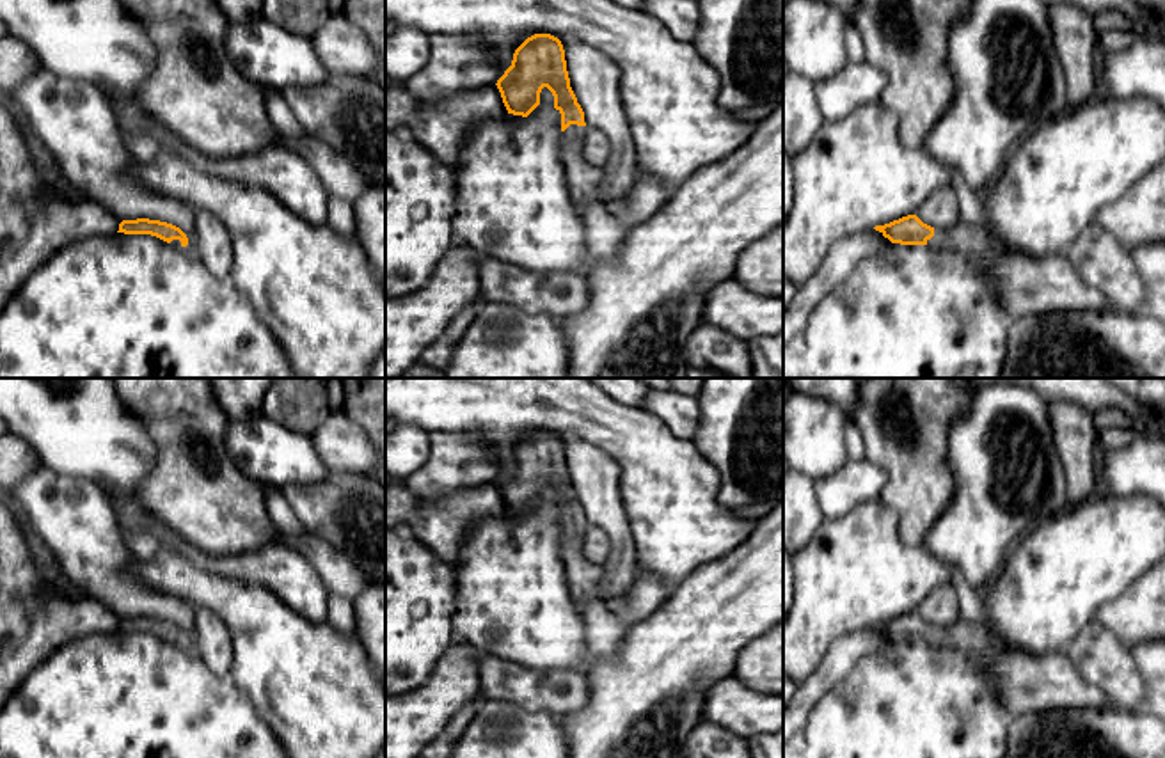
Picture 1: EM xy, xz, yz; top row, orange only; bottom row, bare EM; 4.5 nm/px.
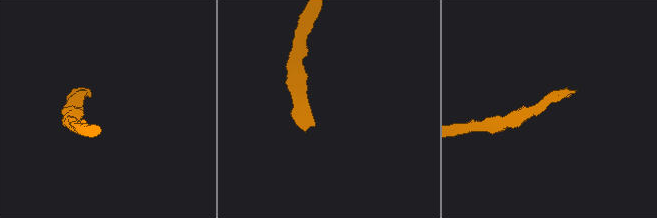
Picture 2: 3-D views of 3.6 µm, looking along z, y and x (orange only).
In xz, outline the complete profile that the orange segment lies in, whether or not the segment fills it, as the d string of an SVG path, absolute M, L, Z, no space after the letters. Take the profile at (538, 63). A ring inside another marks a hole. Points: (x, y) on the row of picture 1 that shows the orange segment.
M551 34L527 37L495 85L508 114L522 117L540 105L543 87L552 92L554 108L561 114L561 162L567 169L567 185L582 218L582 209L590 202L602 202L602 169L582 158L584 112L570 87L561 41Z

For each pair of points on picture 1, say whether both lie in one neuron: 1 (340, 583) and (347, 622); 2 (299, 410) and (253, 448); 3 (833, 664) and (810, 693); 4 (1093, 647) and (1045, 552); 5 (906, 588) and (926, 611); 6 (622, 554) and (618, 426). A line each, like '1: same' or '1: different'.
1: different
2: different
3: same
4: different
5: different
6: different

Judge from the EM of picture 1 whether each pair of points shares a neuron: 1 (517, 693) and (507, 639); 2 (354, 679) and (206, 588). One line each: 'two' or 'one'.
1: two
2: one

